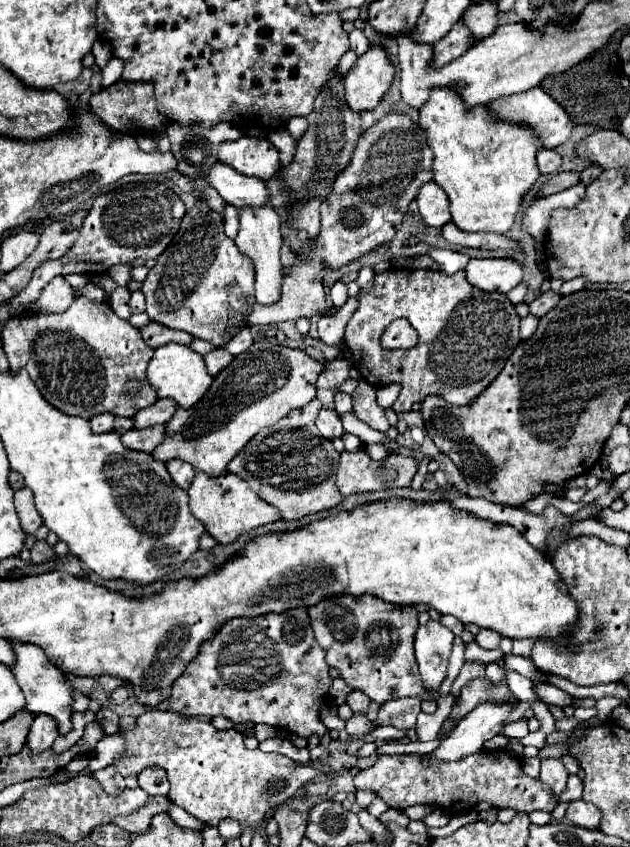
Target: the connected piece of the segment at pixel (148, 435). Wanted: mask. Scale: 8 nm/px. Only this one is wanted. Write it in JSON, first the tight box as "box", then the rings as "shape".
{"box":[122,424,166,452],"shape":[[[158,424],[158,426],[150,426],[150,428],[142,428],[142,430],[128,430],[122,434],[122,442],[126,444],[126,448],[132,450],[142,450],[142,452],[154,452],[154,448],[164,440],[166,436],[166,424]]]}

